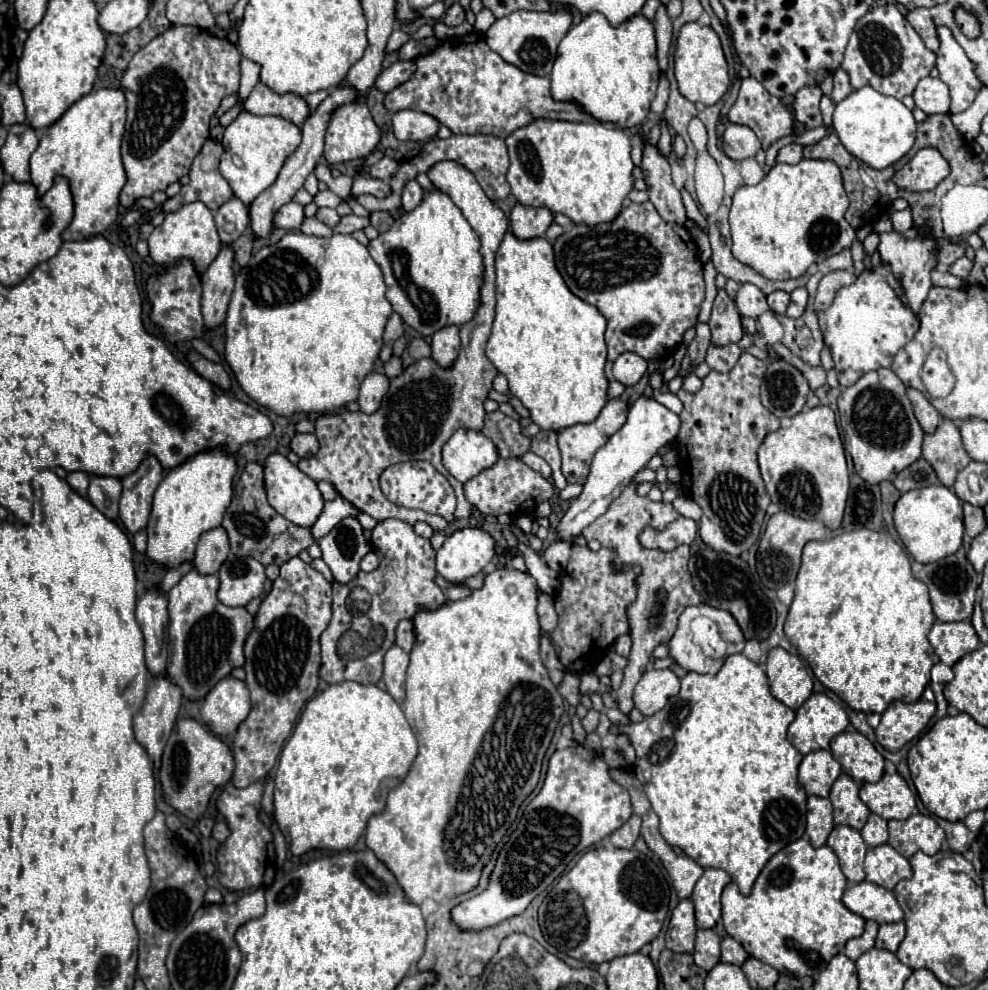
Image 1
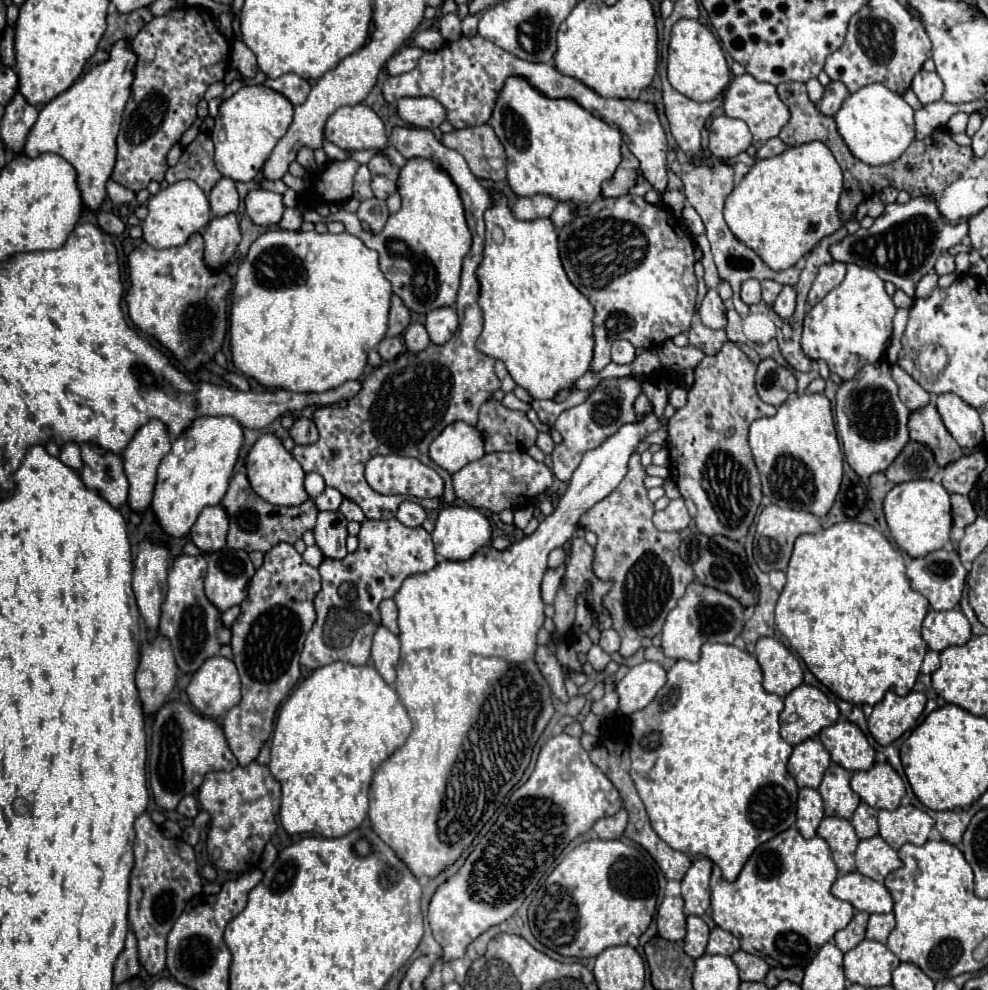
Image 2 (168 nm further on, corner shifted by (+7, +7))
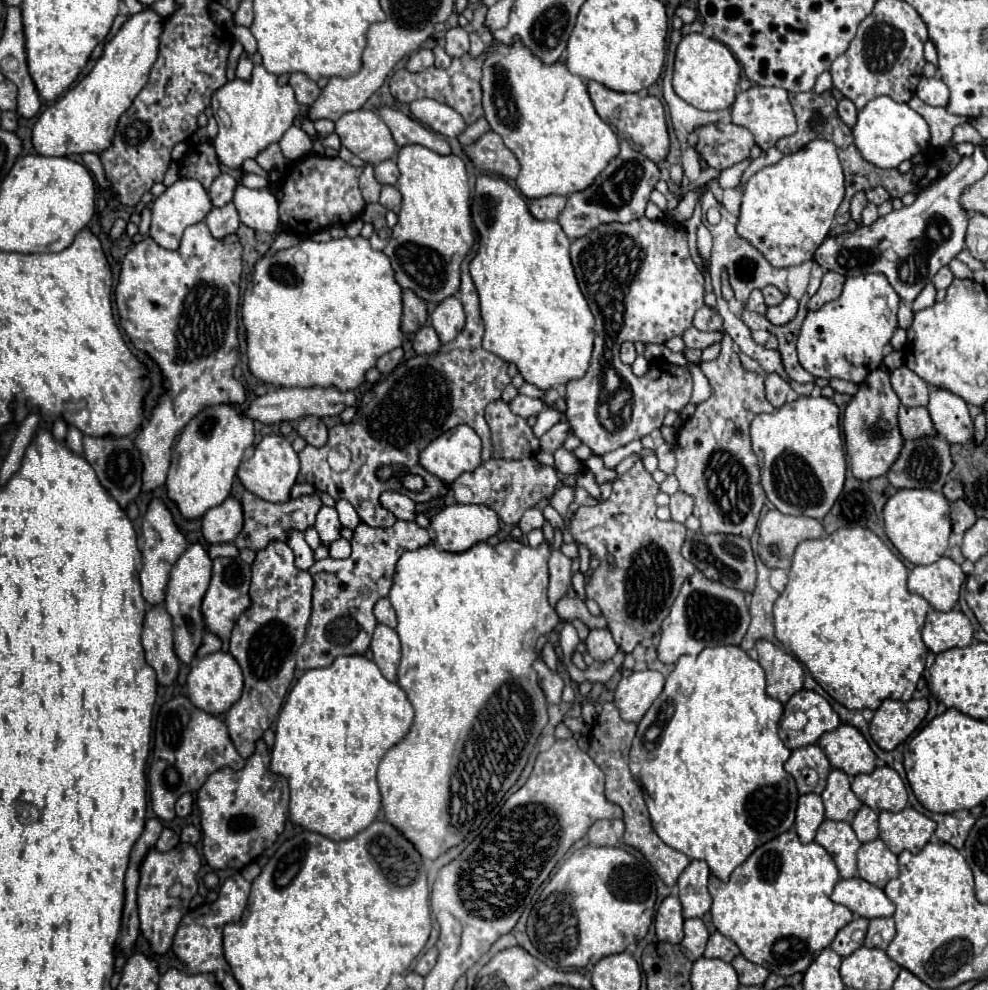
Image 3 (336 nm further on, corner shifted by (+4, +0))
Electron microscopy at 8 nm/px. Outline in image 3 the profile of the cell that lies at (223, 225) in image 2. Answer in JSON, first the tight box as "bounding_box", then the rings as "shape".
{"bounding_box":[205,202,239,238],"shape":[[[229,202],[221,208],[211,208],[211,212],[205,216],[205,224],[209,226],[209,230],[215,238],[235,234],[237,226],[239,226],[239,214],[235,210],[235,204]]]}

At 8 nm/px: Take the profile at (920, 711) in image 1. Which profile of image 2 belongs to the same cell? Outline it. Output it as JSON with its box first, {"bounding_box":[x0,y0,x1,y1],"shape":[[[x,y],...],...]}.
{"bounding_box":[868,691,926,745],"shape":[[[888,691],[884,699],[874,705],[872,715],[868,717],[868,729],[880,745],[890,745],[902,733],[918,725],[924,707],[926,707],[924,693],[912,691],[906,697],[900,697]]]}

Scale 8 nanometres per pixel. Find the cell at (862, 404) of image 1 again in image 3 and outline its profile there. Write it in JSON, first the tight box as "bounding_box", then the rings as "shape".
{"bounding_box":[843,368,903,482],"shape":[[[877,368],[867,376],[865,386],[861,386],[859,392],[847,404],[843,418],[845,446],[847,446],[851,472],[857,480],[867,482],[871,478],[885,476],[891,464],[897,460],[903,448],[903,438],[897,424],[897,408],[899,408],[899,398],[891,388],[889,372],[881,372],[881,368]]]}

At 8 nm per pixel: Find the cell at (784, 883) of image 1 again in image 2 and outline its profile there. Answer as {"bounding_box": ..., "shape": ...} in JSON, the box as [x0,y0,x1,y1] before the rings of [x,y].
{"bounding_box":[712,827,854,967],"shape":[[[790,827],[762,843],[734,883],[724,881],[714,865],[712,919],[740,941],[742,951],[772,957],[784,967],[808,967],[820,947],[854,917],[854,907],[830,893],[836,877],[838,869],[828,843],[822,837],[804,839],[796,827]]]}

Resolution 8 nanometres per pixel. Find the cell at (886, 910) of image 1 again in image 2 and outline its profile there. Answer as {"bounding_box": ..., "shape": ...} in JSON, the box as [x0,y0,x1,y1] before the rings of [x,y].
{"bounding_box":[832,871,894,913],"shape":[[[858,871],[840,875],[832,885],[832,895],[866,913],[890,913],[894,907],[888,889],[874,879],[860,875]]]}

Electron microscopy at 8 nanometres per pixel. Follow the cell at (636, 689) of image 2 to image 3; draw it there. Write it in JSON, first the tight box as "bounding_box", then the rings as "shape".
{"bounding_box":[615,670,665,722],"shape":[[[645,670],[633,672],[631,676],[621,678],[615,688],[615,706],[619,714],[627,722],[639,722],[643,714],[649,710],[653,700],[661,694],[665,678],[661,672]]]}

